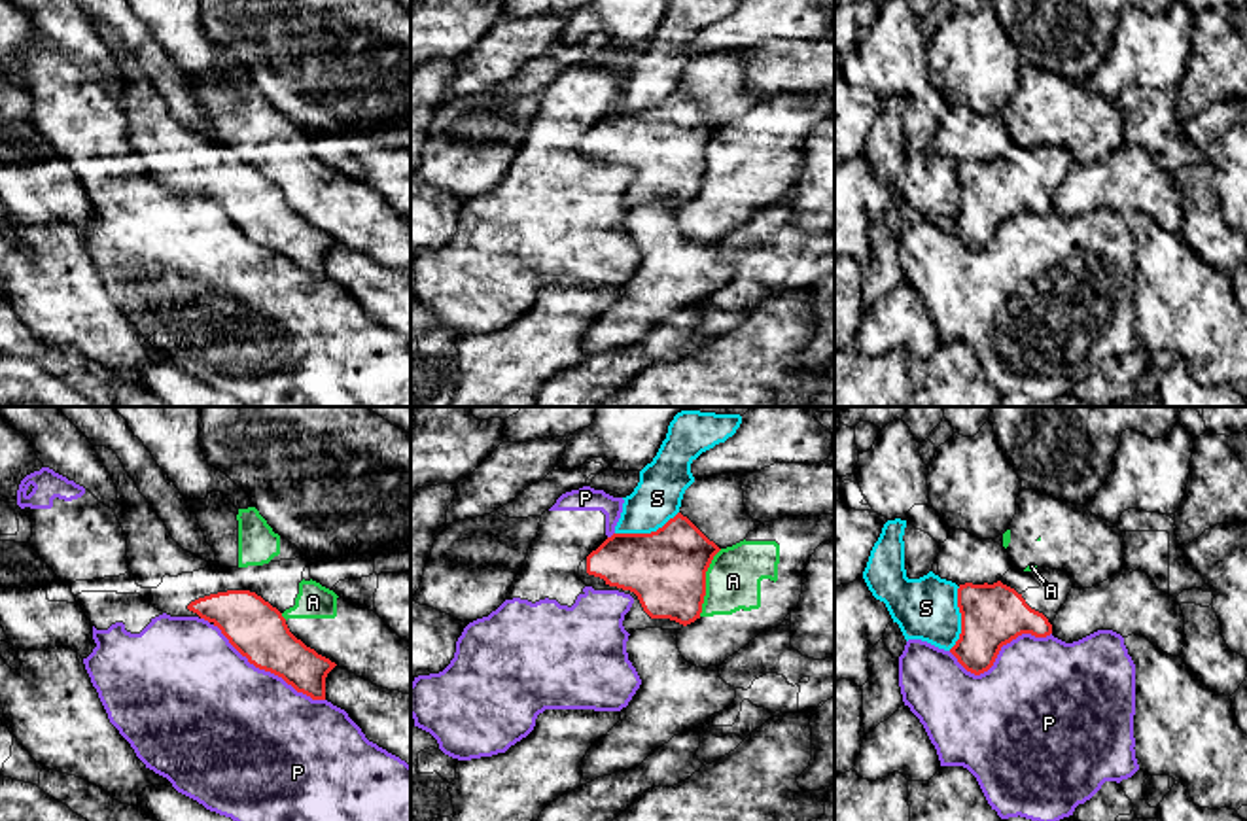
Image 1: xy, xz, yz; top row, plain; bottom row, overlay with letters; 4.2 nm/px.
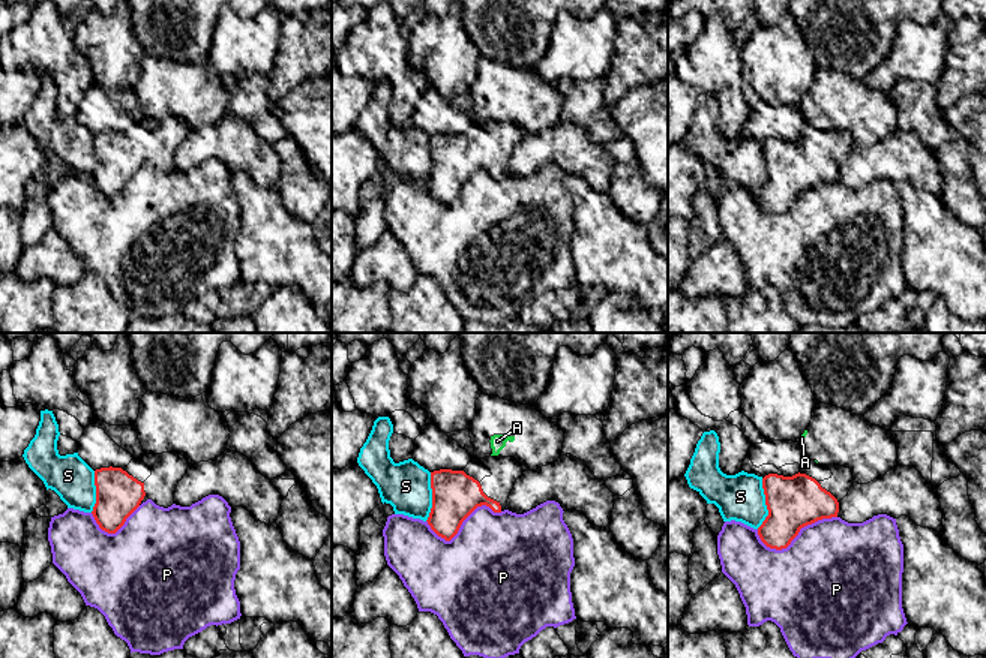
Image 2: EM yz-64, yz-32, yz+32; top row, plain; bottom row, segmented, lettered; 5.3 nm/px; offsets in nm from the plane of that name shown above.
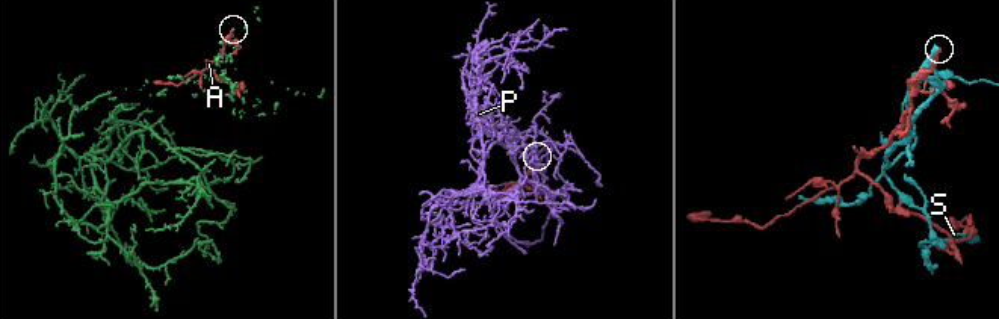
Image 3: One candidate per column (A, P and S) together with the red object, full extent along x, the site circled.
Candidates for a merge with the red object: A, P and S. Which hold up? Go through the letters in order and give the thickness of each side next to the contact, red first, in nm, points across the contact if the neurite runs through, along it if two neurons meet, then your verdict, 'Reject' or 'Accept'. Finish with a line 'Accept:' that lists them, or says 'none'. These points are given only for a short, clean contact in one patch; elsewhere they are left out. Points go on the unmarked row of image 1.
A: Thickness 340 nm (red) against 240 nm. Boundary: xz (721, 125), (706, 148), (706, 171), (699, 192). Reject
P: Thickness 240 nm (red) against 500 nm. Reject
S: Thickness 340 nm (red) against 200 nm. Reject
Accept: none

